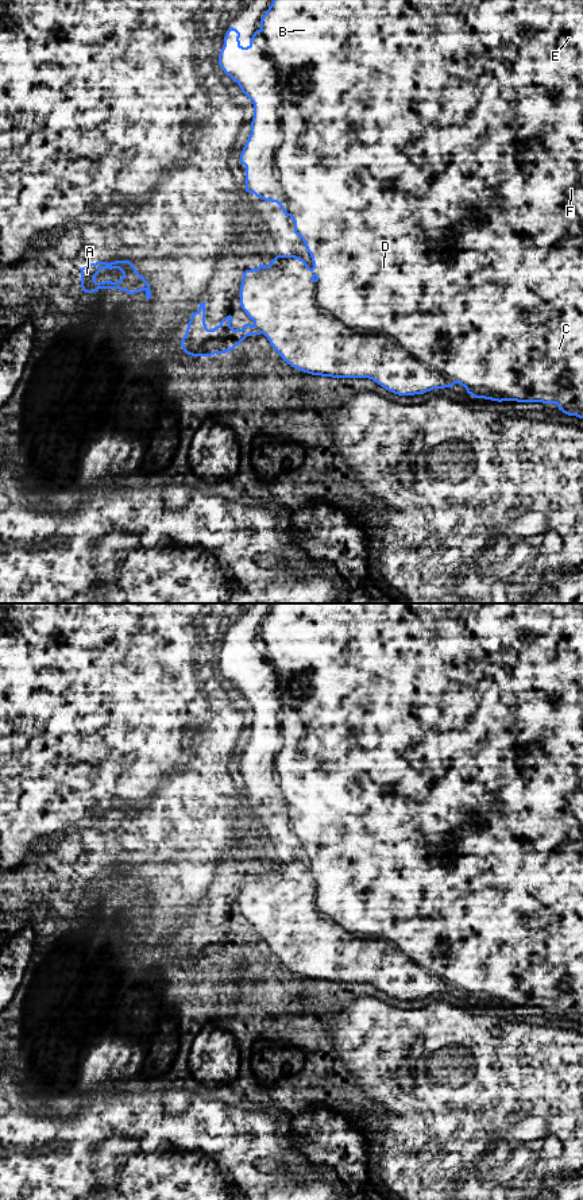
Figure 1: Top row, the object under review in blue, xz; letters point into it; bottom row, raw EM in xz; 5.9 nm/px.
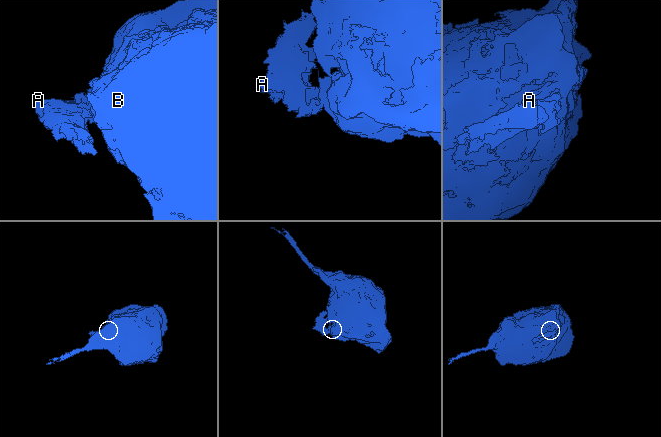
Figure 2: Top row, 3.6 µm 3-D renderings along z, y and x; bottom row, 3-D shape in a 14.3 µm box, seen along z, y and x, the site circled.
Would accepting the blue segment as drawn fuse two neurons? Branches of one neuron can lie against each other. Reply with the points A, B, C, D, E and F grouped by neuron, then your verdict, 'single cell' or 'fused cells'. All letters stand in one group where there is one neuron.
A / B C D E F | fused cells

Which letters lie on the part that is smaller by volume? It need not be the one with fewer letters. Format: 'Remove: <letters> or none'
Remove: A

